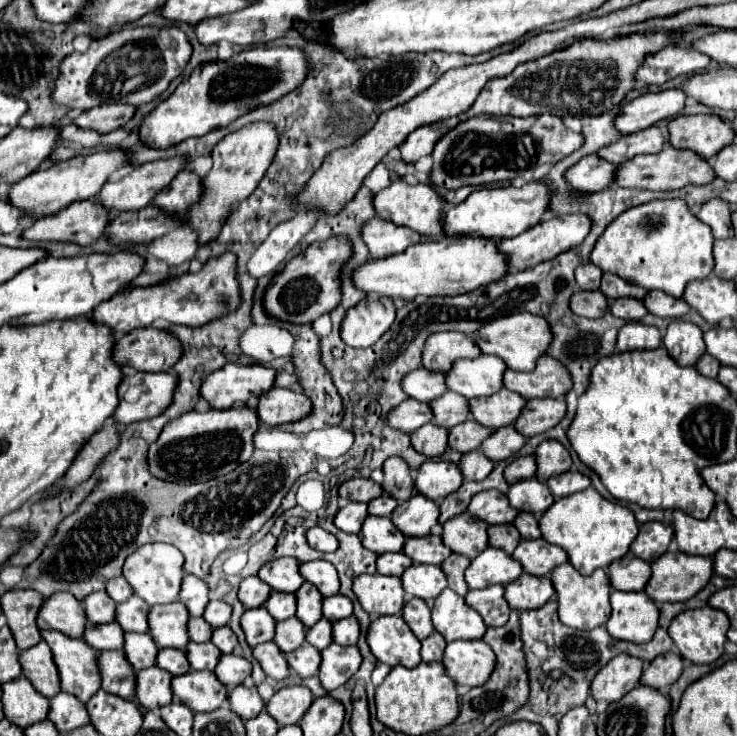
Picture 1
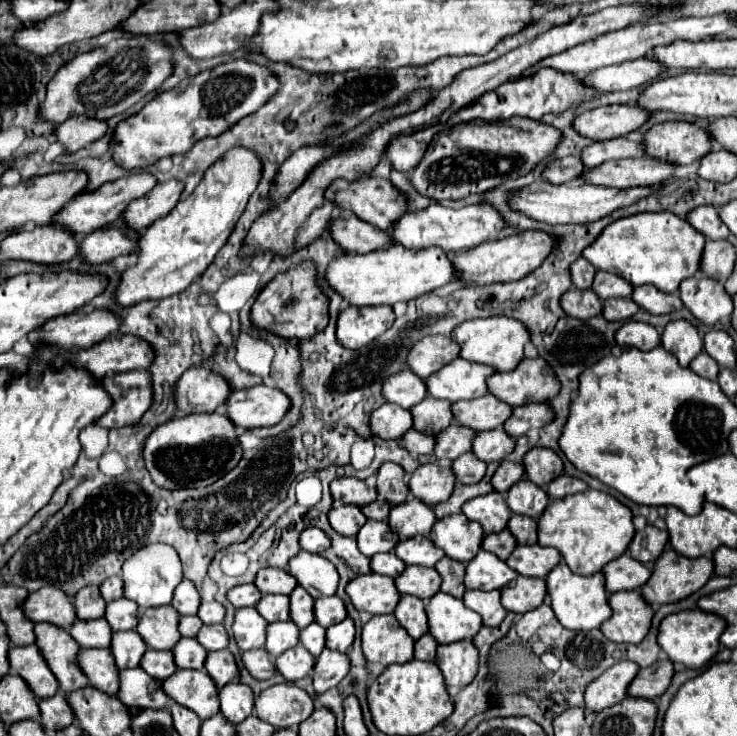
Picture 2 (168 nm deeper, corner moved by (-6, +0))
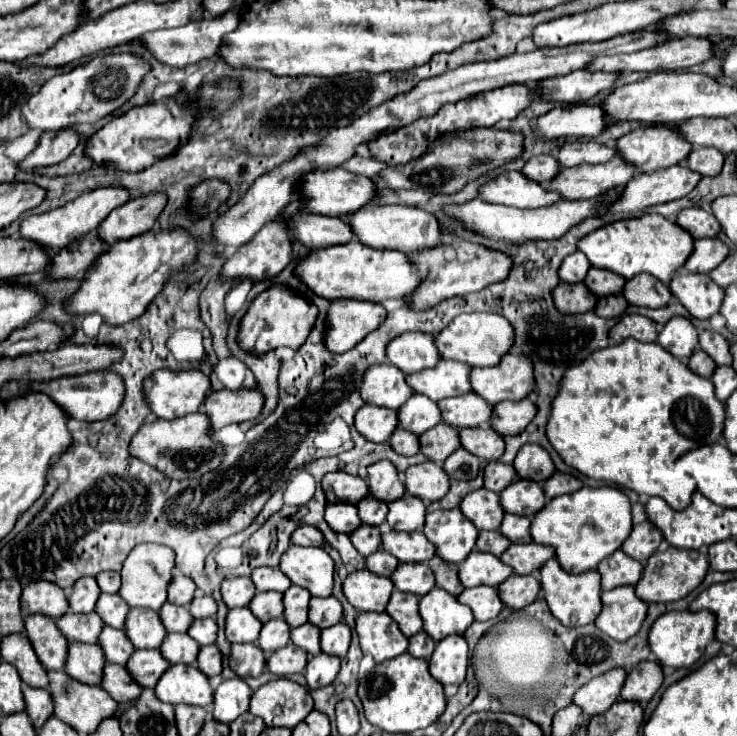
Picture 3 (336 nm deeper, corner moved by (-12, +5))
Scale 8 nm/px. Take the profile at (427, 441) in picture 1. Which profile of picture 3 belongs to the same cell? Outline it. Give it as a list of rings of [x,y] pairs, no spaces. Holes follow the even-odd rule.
[[[396,428],[390,436],[390,446],[394,452],[402,454],[402,456],[414,456],[420,452],[420,442],[416,434],[408,434],[406,430]]]

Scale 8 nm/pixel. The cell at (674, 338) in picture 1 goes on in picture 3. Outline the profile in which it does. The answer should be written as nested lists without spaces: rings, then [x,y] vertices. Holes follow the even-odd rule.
[[[674,316],[658,334],[658,344],[678,360],[688,360],[698,346],[698,332],[688,318]]]

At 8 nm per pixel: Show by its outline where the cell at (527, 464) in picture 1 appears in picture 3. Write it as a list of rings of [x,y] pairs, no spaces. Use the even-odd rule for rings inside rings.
[[[488,462],[484,468],[484,488],[492,492],[502,492],[516,476],[516,470],[512,470],[512,464],[502,462]]]

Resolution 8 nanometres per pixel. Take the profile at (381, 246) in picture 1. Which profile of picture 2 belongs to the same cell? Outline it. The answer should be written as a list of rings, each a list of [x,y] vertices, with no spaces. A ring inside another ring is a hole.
[[[334,213],[330,229],[332,229],[332,239],[344,251],[350,253],[368,253],[368,251],[378,251],[394,245],[388,231],[372,227],[370,223],[358,219],[356,215],[344,219],[338,217],[338,213]]]

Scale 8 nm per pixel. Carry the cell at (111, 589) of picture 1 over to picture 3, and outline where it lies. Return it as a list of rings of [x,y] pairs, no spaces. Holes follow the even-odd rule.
[[[100,572],[96,576],[96,582],[102,592],[106,594],[116,594],[120,588],[120,574],[118,572]]]

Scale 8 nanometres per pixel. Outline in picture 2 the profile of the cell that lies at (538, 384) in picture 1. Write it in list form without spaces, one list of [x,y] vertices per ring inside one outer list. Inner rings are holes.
[[[542,357],[522,359],[522,363],[508,373],[494,373],[490,377],[490,393],[498,399],[518,407],[532,401],[550,401],[560,391],[560,381]]]

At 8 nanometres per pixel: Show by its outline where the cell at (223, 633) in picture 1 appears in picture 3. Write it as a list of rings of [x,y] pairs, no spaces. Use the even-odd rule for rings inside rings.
[[[204,618],[204,620],[194,620],[188,628],[188,636],[194,638],[200,646],[206,646],[206,644],[214,644],[216,642],[216,632],[218,632],[218,626],[214,622],[214,618]]]

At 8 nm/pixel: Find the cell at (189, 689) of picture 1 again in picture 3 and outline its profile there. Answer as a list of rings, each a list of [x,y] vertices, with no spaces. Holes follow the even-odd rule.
[[[176,664],[170,666],[158,680],[156,698],[166,704],[190,704],[190,706],[208,706],[212,702],[214,690],[208,684],[208,678],[196,670],[196,666]]]

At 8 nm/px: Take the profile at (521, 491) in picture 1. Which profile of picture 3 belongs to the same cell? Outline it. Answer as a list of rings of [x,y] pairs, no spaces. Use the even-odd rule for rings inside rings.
[[[516,480],[512,482],[504,492],[500,492],[500,506],[504,512],[510,514],[522,514],[532,518],[538,510],[542,510],[546,504],[542,486],[536,482],[524,482]]]

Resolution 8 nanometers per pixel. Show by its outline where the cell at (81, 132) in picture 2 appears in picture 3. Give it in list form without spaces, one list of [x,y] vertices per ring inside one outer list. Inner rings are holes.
[[[56,130],[56,134],[42,134],[36,150],[32,150],[22,162],[18,162],[20,170],[34,170],[40,166],[54,166],[70,156],[70,152],[78,146],[78,134],[68,130]]]

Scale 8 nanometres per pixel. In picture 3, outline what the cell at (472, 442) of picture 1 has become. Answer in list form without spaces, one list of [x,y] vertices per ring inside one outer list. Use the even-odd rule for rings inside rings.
[[[440,422],[438,426],[420,434],[420,452],[432,462],[444,462],[444,458],[448,458],[448,454],[452,454],[456,448],[460,448],[456,428],[448,426],[446,422]]]

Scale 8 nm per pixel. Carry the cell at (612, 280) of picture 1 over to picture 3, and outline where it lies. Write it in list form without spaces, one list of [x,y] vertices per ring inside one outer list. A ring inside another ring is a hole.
[[[590,268],[584,284],[588,286],[588,290],[592,290],[596,296],[610,296],[610,294],[620,294],[620,290],[624,288],[624,278],[612,274],[610,270],[600,270],[600,268]]]

